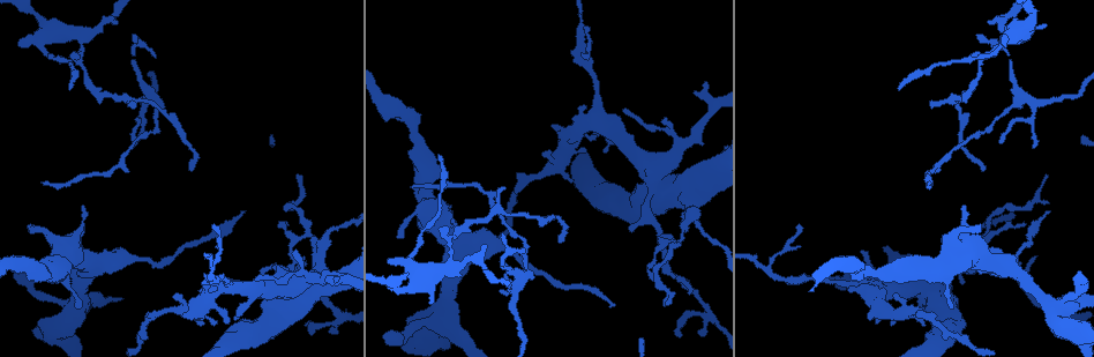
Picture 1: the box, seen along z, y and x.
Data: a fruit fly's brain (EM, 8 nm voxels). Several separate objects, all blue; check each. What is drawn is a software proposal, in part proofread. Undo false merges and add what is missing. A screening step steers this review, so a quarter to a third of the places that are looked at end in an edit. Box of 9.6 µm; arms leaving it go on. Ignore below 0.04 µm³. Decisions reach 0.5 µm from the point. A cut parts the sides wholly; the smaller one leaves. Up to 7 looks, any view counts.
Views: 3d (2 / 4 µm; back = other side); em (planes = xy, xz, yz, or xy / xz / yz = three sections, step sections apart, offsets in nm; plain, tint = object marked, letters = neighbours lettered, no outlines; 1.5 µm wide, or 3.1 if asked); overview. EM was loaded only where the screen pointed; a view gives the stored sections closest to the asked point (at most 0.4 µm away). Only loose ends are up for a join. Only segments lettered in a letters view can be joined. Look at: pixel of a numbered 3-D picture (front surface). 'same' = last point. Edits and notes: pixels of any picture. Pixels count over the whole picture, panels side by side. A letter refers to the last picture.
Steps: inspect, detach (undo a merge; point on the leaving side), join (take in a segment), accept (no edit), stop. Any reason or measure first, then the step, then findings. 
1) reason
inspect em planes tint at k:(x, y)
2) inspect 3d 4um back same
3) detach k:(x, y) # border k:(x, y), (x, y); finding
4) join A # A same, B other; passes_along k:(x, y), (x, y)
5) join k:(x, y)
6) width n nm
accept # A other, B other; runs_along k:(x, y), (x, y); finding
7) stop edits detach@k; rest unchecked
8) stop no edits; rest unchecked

an open end
inspect em planes plain at 1:(192, 170)

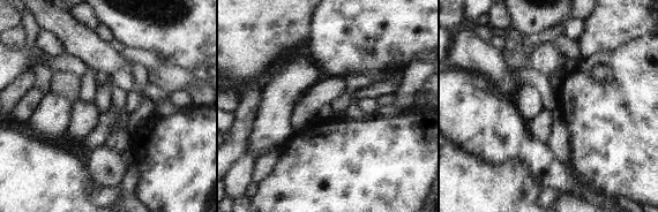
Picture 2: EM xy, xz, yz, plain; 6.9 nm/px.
what lies round it
inspect em planes letters same

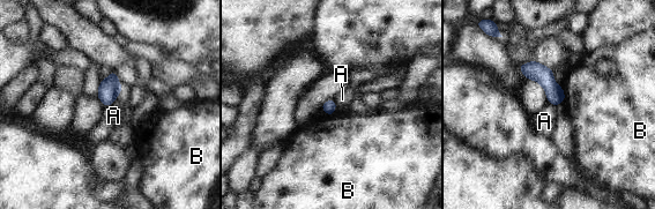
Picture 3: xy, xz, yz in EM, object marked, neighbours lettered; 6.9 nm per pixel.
width 90 nm
accept # A other, B other; border 3:(121, 90), (116, 99), (105, 107); no lettered segment goes on from it

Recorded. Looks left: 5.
an open end
inspect em yz step 4 tint at 1:(154, 54)

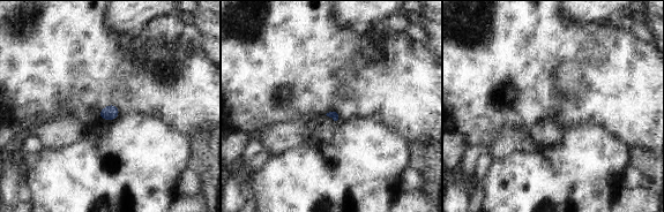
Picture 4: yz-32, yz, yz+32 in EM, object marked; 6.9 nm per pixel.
what lies round it
inspect em yz step 4 letters same

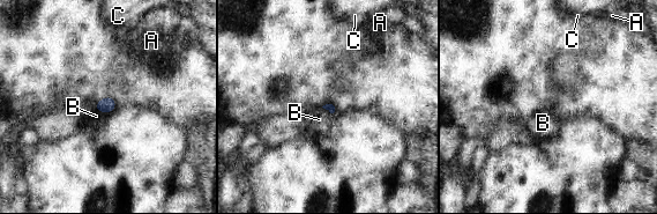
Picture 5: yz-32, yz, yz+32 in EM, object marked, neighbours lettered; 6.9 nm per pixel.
longest_contact B 70 nm
accept # A other, B other, C other; border 5:(96, 108), (104, 112); none of them fits

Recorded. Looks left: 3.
thin end
inspect 3d 2um at 1:(504, 189)

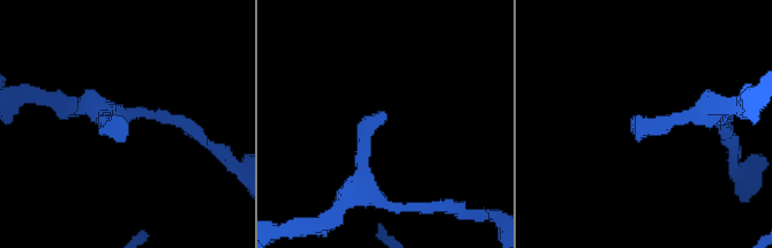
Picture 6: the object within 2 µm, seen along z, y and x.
need the tissue
inspect em planes letters at 6:(636, 134)

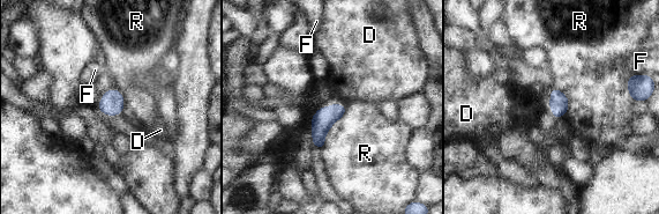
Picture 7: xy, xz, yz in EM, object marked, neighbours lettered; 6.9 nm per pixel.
width 130 nm
accept # D other, F other, R other; border 7:(336, 103), (344, 106); no lettered segment goes on from it

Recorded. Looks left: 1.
stop no edits; rest unchecked

